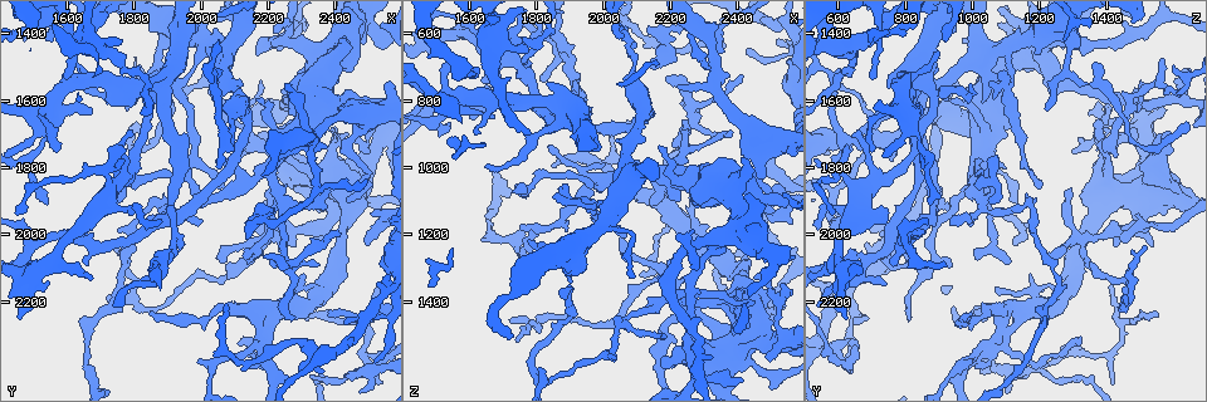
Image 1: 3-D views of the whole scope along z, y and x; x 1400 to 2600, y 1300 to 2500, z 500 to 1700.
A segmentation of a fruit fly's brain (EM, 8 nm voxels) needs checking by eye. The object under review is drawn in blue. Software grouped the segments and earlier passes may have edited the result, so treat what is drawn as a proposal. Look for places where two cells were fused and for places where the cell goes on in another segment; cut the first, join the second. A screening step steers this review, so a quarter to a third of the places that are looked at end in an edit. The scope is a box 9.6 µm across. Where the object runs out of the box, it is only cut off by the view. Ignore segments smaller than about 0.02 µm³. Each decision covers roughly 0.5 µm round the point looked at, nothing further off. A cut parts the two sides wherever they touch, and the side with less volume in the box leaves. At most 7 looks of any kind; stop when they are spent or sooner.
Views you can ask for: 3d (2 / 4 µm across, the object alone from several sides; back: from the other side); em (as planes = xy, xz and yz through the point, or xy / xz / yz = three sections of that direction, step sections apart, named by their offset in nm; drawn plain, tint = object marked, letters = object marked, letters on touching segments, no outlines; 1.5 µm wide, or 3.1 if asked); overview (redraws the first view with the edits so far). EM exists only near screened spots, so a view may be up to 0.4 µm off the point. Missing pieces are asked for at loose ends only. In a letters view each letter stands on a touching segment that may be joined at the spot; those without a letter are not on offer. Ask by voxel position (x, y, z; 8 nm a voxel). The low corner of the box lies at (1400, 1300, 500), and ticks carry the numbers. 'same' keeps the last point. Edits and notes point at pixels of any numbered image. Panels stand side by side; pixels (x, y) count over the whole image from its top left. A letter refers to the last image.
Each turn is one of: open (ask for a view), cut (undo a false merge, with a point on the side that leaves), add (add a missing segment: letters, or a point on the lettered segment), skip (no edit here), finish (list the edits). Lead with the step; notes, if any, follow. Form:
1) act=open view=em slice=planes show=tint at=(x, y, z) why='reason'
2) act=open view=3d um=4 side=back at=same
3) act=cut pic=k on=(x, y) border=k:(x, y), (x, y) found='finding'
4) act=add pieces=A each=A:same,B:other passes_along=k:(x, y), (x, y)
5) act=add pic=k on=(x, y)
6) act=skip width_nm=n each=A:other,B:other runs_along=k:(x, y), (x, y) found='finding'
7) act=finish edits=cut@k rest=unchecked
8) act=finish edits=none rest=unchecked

act=open view=em slice=planes show=tint at=(1740, 2030, 1520) why='an open end'

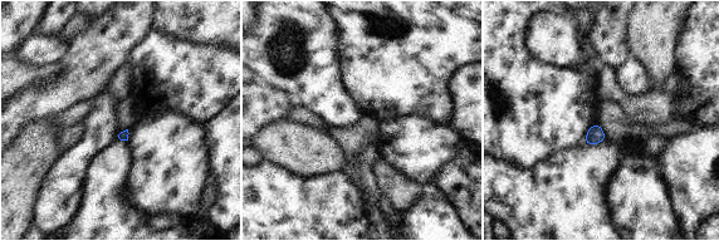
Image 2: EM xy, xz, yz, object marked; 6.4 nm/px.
act=open view=em slice=planes show=letters at=same

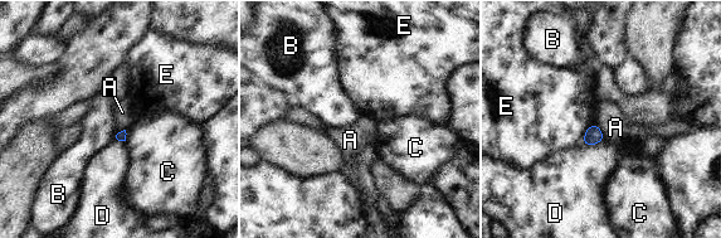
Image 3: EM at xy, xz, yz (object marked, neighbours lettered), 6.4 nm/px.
act=skip each=A:other,B:other,C:other,D:other,E:other border=3:(595, 124), (604, 139) found='none of them fits'

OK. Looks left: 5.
act=open view=em slice=yz step=4 show=letters at=(2400, 1790, 1370)

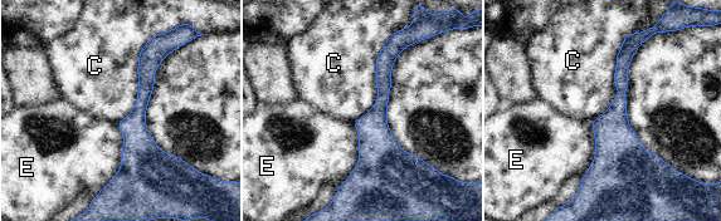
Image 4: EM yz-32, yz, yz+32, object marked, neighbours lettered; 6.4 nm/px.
act=skip each=C:other,E:other border=4:(633, 30), (590, 123) found='continuous, no second cell'

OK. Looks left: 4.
act=open view=3d um=2 at=(2490, 2040, 1130) why='free end'

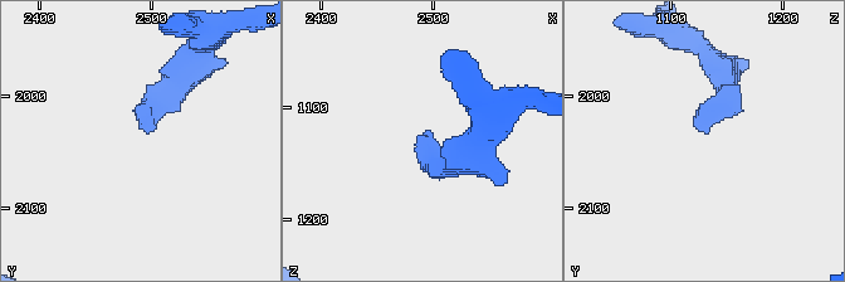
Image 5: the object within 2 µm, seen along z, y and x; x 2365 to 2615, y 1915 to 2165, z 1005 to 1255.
act=open view=em slice=yz step=4 show=plain at=(2496, 2030, 1122)

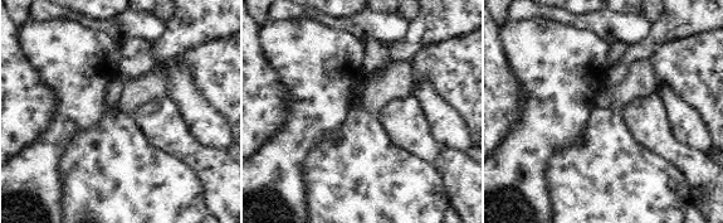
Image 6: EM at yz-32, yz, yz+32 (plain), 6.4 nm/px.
act=open view=em slice=yz step=4 show=letters at=same why='see the neighbours'

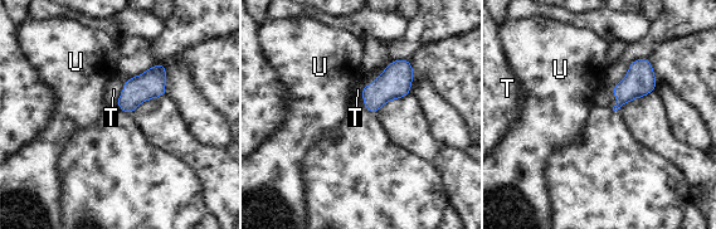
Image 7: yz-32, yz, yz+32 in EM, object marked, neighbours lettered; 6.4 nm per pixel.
act=skip longest_contact=T:170nm each=T:other,U:other found='none of them fits'

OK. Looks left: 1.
act=finish edits=none rest=unchecked

